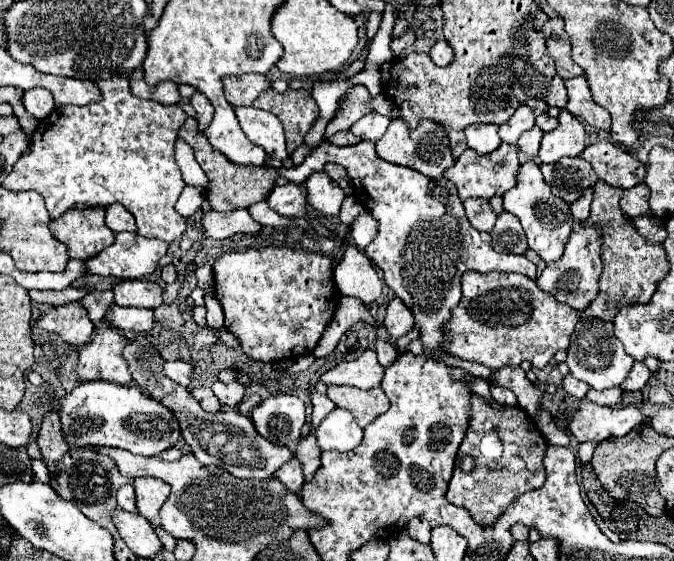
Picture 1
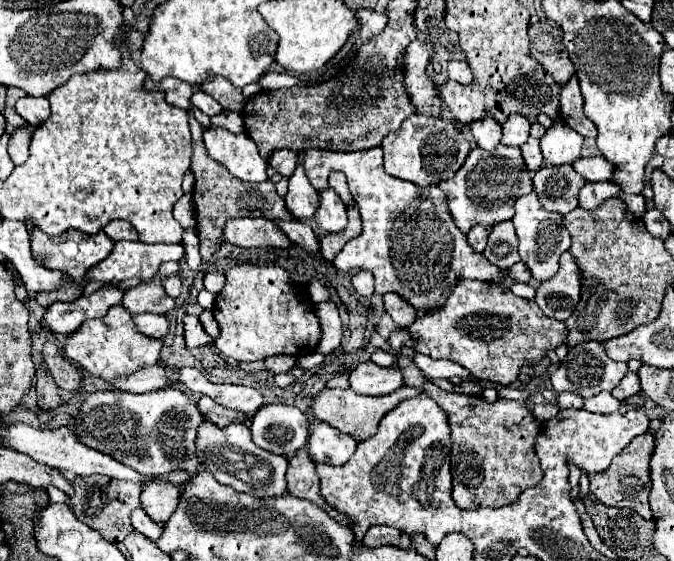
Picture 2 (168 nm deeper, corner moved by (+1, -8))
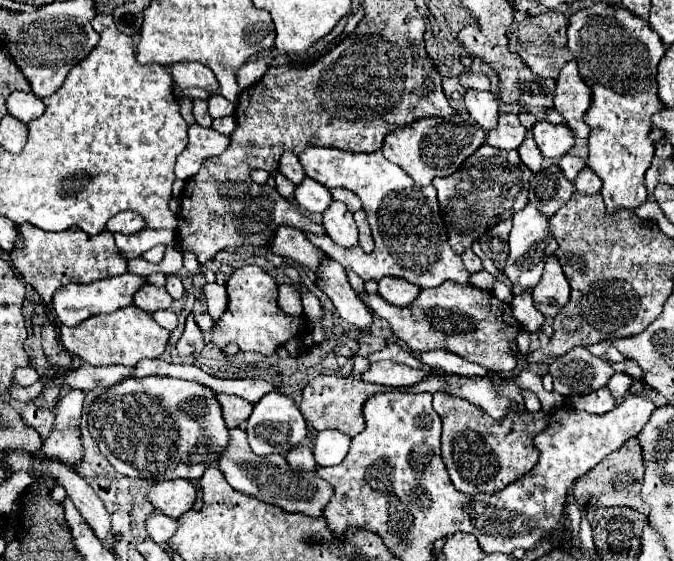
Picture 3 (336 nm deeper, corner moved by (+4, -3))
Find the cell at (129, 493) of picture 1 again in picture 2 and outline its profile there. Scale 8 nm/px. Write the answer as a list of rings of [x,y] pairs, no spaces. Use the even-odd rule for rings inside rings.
[[[143,508],[133,510],[131,522],[133,522],[133,528],[135,528],[137,532],[141,532],[143,536],[147,536],[147,538],[153,540],[153,542],[163,534],[163,526],[161,526],[161,524],[155,524],[155,522],[145,514]]]

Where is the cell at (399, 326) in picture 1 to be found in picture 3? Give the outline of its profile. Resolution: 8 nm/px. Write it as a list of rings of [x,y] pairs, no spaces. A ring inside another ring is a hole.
[[[384,277],[378,283],[378,293],[384,301],[388,301],[394,307],[408,307],[416,299],[420,289],[416,285],[408,285],[404,279]]]

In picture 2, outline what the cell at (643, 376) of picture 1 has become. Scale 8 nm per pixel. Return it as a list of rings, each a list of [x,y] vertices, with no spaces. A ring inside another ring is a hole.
[[[627,372],[625,378],[615,386],[615,390],[611,392],[617,400],[625,400],[633,394],[639,394],[641,392],[641,384],[639,384],[639,376],[635,372]]]

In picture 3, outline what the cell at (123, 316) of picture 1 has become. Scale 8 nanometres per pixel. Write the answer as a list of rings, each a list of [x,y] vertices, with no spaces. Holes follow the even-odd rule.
[[[154,311],[154,313],[152,313],[152,319],[154,319],[160,327],[164,327],[164,329],[168,329],[168,331],[172,331],[172,329],[176,327],[176,323],[178,323],[176,313],[172,313],[172,311]]]

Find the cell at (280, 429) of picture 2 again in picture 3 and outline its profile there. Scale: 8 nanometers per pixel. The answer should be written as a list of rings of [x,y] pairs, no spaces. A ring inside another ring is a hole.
[[[272,391],[272,393],[264,395],[254,405],[254,411],[248,419],[246,433],[248,433],[248,441],[250,441],[250,447],[254,453],[258,453],[258,455],[272,455],[272,453],[286,455],[292,447],[300,445],[306,439],[308,427],[306,427],[306,421],[302,417],[300,409],[294,405],[294,401],[278,391]]]

